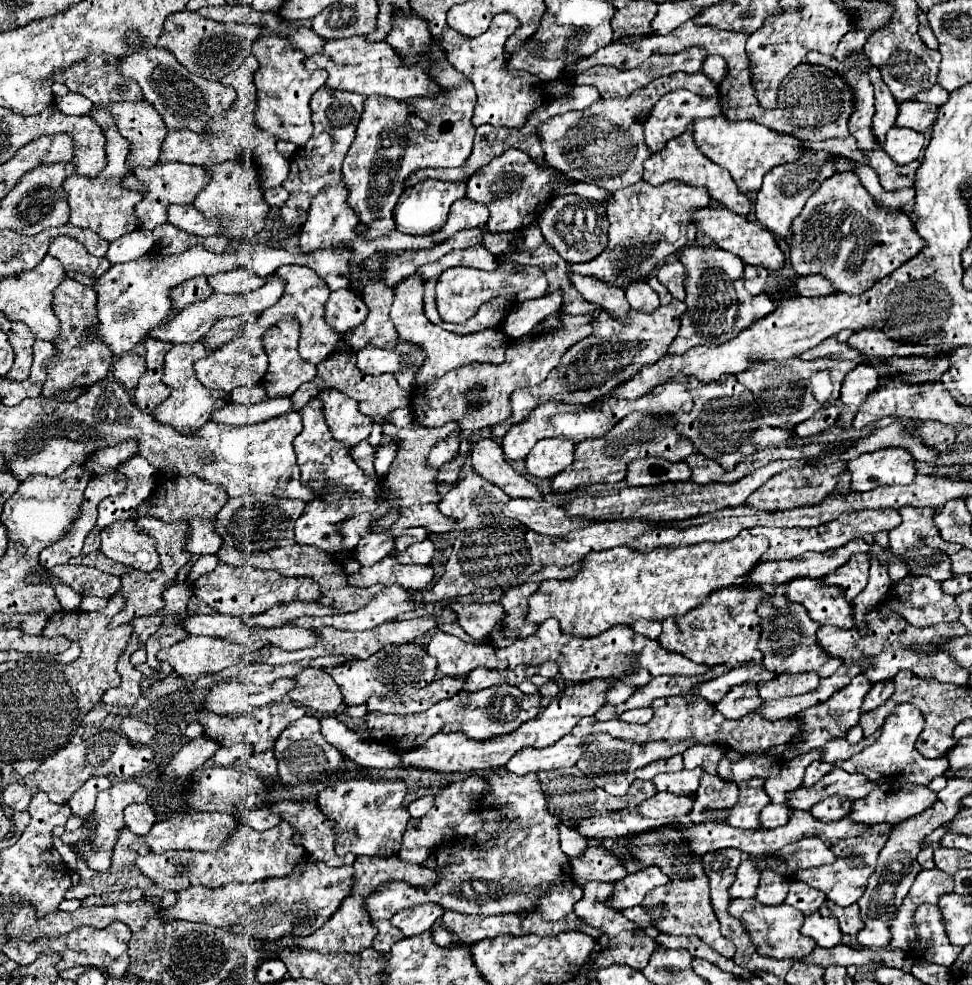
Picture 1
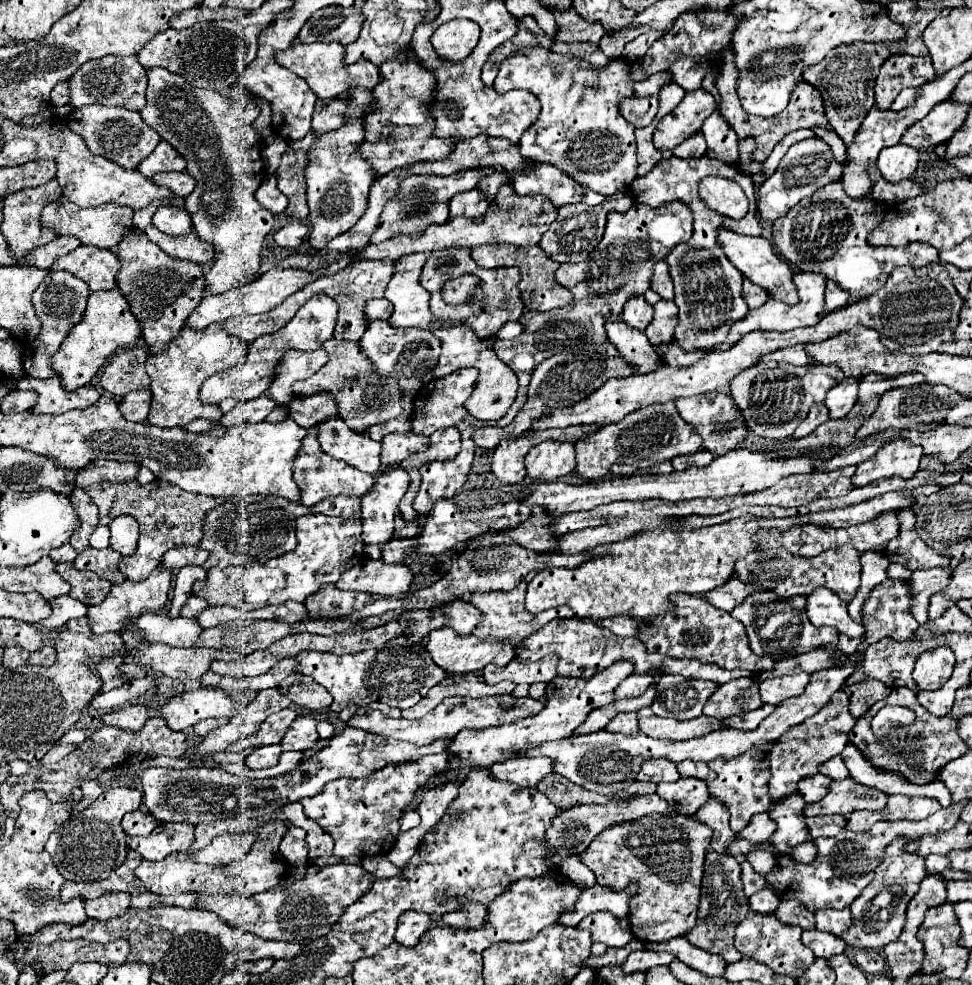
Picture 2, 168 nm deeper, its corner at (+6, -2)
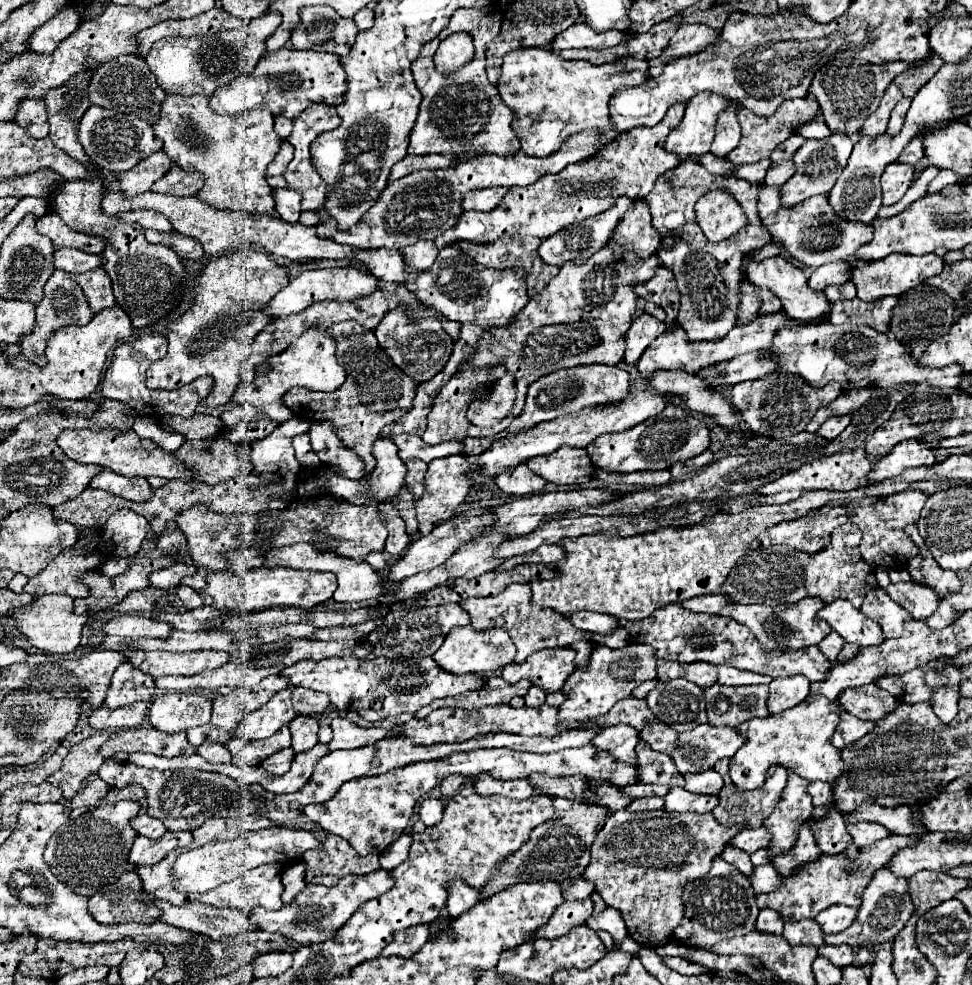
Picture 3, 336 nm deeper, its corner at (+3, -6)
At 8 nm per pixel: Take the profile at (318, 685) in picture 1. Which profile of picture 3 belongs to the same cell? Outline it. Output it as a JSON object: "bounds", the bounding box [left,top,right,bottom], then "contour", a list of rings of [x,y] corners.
{"bounds":[292,688,330,714],"contour":[[[292,688],[292,706],[296,710],[296,714],[320,714],[328,708],[330,700],[326,694],[322,692],[314,692],[314,690],[306,690],[306,688]]]}

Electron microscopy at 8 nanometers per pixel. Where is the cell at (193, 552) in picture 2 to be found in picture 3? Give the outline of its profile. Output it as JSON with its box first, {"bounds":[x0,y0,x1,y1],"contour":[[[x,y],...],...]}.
{"bounds":[150,562,196,590],"contour":[[[178,562],[174,566],[168,566],[168,568],[162,568],[162,570],[156,570],[150,574],[150,584],[156,586],[156,588],[162,588],[162,590],[168,590],[168,588],[174,588],[180,584],[180,580],[184,576],[192,576],[196,574],[196,566],[194,564],[184,564],[184,562]]]}

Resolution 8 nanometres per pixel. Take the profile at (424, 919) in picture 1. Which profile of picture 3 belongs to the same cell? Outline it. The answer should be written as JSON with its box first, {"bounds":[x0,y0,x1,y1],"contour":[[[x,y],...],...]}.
{"bounds":[382,924,430,958],"contour":[[[426,924],[410,926],[410,928],[398,932],[398,936],[394,936],[394,940],[382,950],[382,954],[384,956],[396,954],[402,958],[412,958],[426,944],[426,940],[430,940],[430,926],[426,926]]]}

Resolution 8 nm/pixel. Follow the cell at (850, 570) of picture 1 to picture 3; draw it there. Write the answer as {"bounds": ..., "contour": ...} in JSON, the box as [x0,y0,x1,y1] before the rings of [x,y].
{"bounds":[722,522,878,608],"contour":[[[846,522],[832,532],[832,542],[814,556],[786,548],[786,546],[758,548],[758,550],[746,552],[732,568],[730,576],[726,578],[726,584],[722,584],[722,594],[730,596],[730,600],[738,604],[760,602],[770,606],[798,602],[806,596],[816,596],[824,602],[844,598],[852,602],[854,608],[860,608],[866,592],[878,586],[874,576],[874,566],[866,564],[860,556],[860,550],[858,550],[860,538],[862,538],[862,532],[858,530],[858,526],[852,522]]]}

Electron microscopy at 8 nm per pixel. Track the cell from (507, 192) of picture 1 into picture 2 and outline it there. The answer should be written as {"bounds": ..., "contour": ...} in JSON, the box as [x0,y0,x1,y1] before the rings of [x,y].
{"bounds":[479,172,507,202],"contour":[[[495,172],[495,174],[491,174],[491,176],[487,176],[487,178],[483,178],[481,182],[479,182],[479,190],[483,190],[485,192],[485,196],[487,196],[487,200],[491,202],[493,198],[495,198],[495,194],[499,192],[499,188],[503,186],[503,182],[507,180],[507,176],[503,174],[503,172]]]}

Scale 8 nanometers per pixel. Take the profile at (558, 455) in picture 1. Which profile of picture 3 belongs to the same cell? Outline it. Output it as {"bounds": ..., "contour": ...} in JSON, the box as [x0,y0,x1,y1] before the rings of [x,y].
{"bounds":[526,446,596,486],"contour":[[[562,446],[546,456],[534,456],[526,464],[546,482],[568,486],[584,486],[594,478],[596,472],[586,456],[586,450],[572,446]]]}

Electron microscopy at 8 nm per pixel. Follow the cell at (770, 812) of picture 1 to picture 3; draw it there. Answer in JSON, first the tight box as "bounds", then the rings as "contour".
{"bounds":[732,826,770,854],"contour":[[[760,826],[756,830],[740,830],[734,838],[732,838],[732,844],[742,848],[744,852],[752,854],[760,848],[766,848],[770,844],[770,832],[766,826]]]}

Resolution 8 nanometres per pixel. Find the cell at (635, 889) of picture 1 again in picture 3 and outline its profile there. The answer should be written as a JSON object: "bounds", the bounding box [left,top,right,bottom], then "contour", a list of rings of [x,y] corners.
{"bounds":[536,900,594,938],"contour":[[[576,900],[576,902],[562,902],[554,914],[550,916],[550,920],[546,922],[546,926],[542,926],[538,930],[536,938],[558,938],[558,936],[566,936],[572,928],[586,924],[586,920],[592,916],[594,910],[594,902],[588,900]]]}

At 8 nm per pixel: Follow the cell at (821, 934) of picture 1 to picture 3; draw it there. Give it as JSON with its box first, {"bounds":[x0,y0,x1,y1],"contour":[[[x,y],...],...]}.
{"bounds":[818,946,854,966],"contour":[[[820,946],[818,948],[818,954],[828,958],[832,964],[836,966],[846,966],[846,964],[854,964],[854,950],[850,946]]]}

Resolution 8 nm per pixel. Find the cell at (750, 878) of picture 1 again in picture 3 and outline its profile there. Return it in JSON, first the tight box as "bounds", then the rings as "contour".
{"bounds":[750,864,780,894],"contour":[[[766,864],[766,866],[756,866],[750,874],[750,882],[752,882],[752,888],[756,894],[762,894],[762,892],[774,892],[774,888],[778,888],[778,880],[780,874],[774,870],[772,864]]]}

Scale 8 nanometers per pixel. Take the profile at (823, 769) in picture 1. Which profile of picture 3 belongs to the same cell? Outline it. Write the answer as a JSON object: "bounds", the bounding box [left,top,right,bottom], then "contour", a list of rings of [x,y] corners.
{"bounds":[808,780,834,806],"contour":[[[820,780],[810,782],[808,794],[812,796],[812,804],[814,806],[832,806],[834,804],[832,784],[826,784],[826,782],[820,782]]]}

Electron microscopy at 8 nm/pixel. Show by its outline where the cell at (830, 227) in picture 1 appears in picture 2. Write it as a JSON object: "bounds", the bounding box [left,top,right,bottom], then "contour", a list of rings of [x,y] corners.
{"bounds":[773,182,939,296],"contour":[[[833,182],[819,188],[815,196],[801,200],[783,220],[775,220],[773,240],[779,254],[787,258],[795,270],[821,272],[851,296],[869,296],[885,284],[891,270],[897,266],[921,268],[931,262],[939,262],[939,250],[923,242],[913,242],[905,248],[869,246],[867,236],[885,218],[885,212],[887,208],[883,202],[853,200],[845,194],[841,182]]]}

